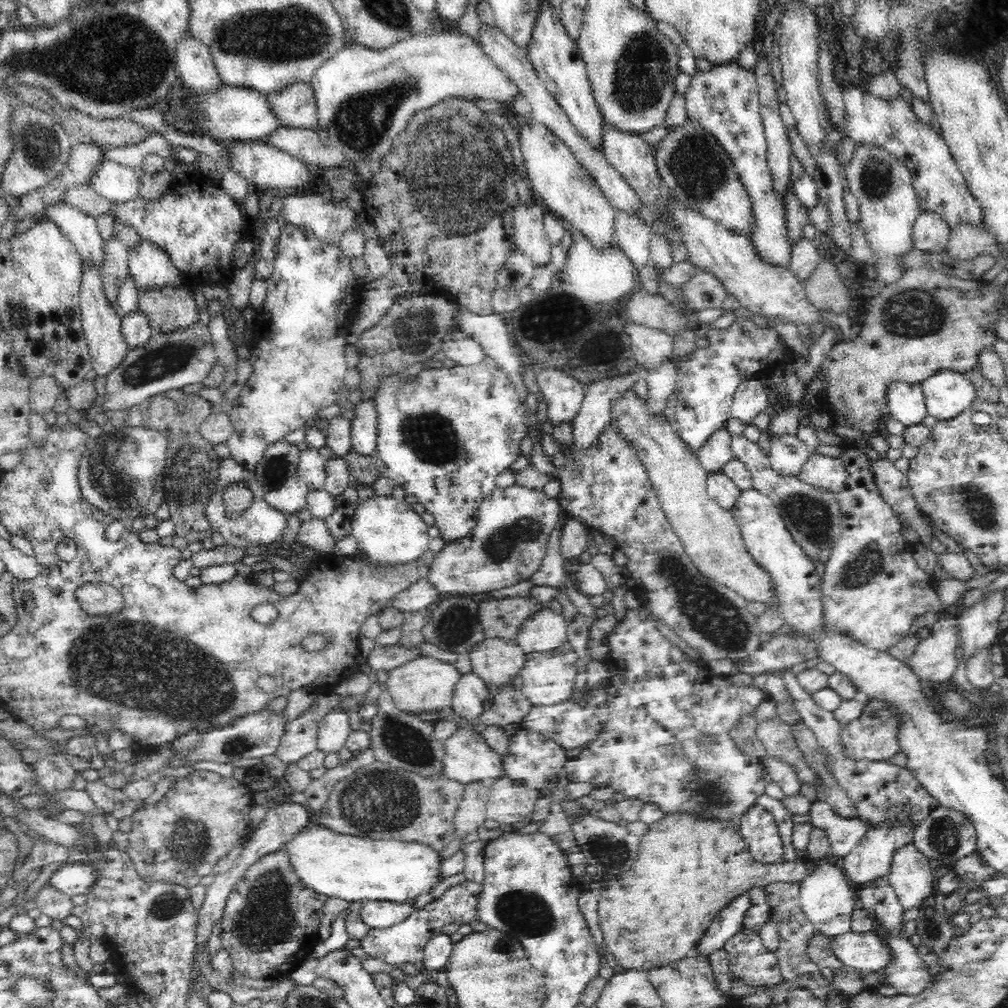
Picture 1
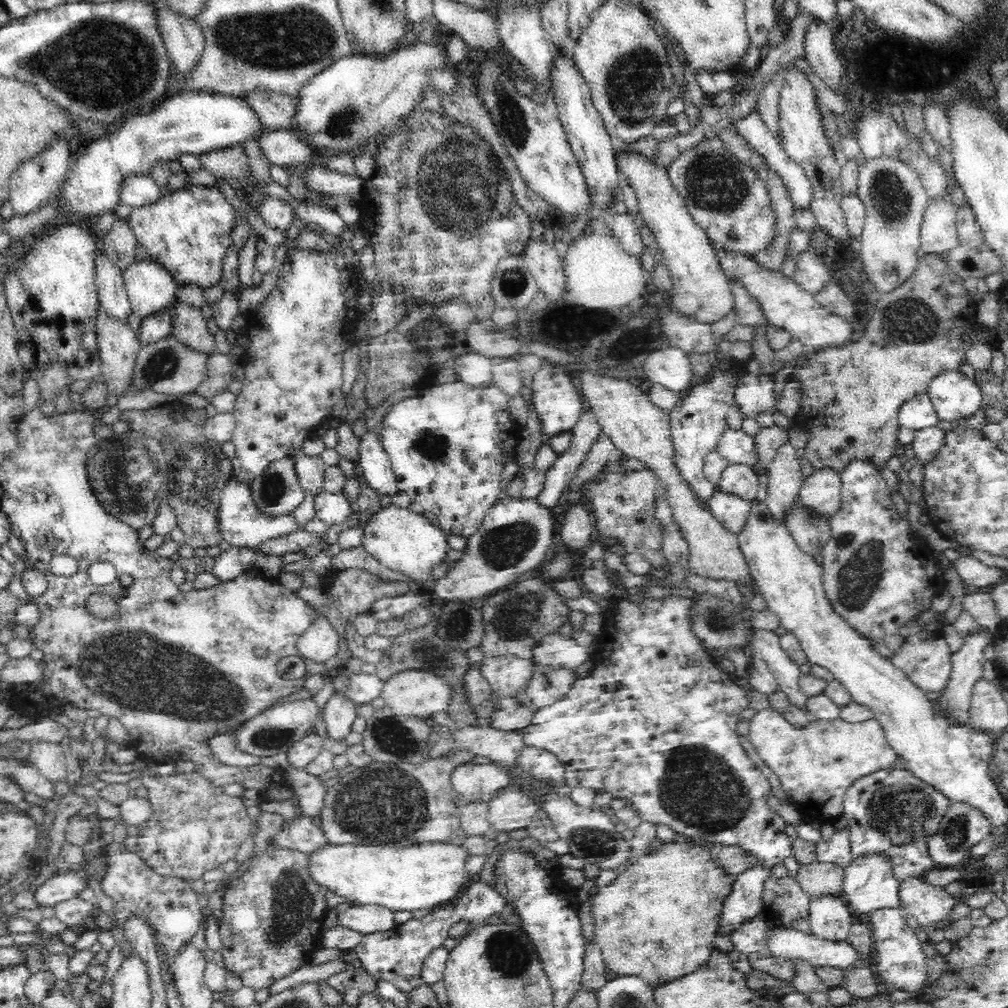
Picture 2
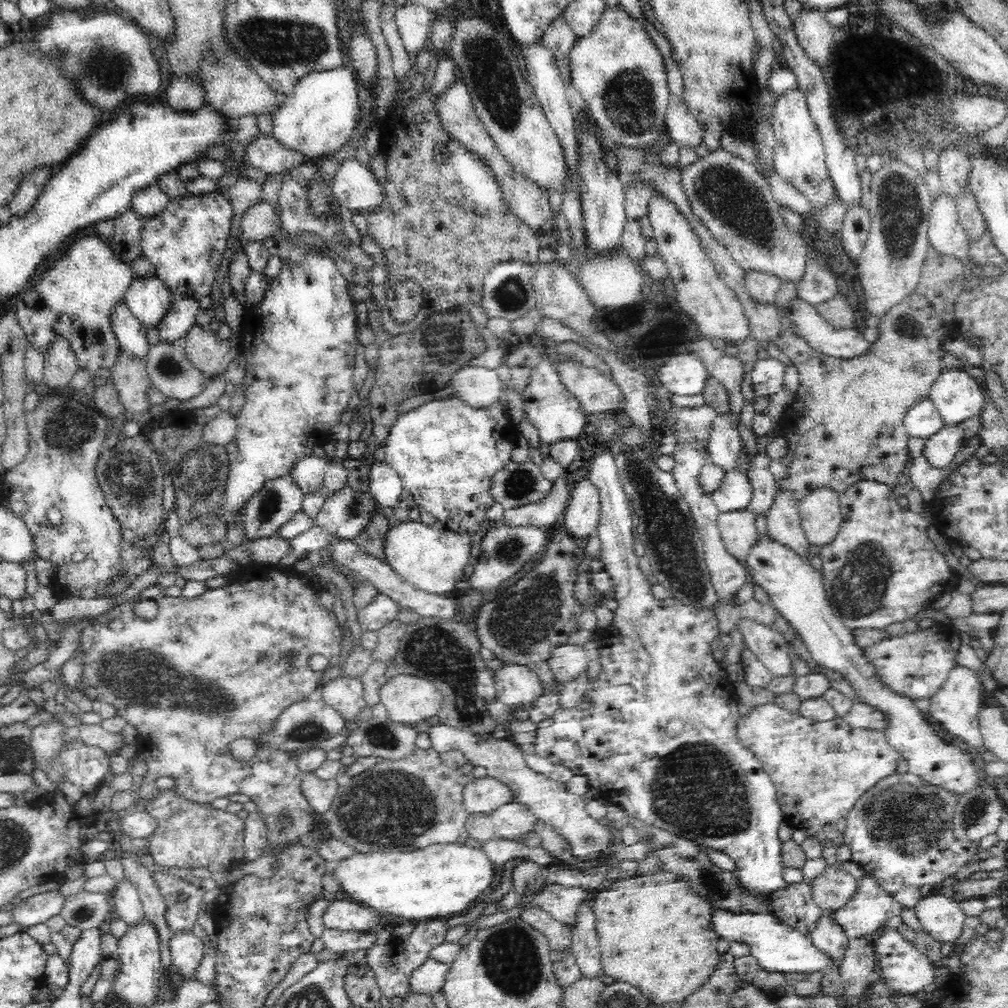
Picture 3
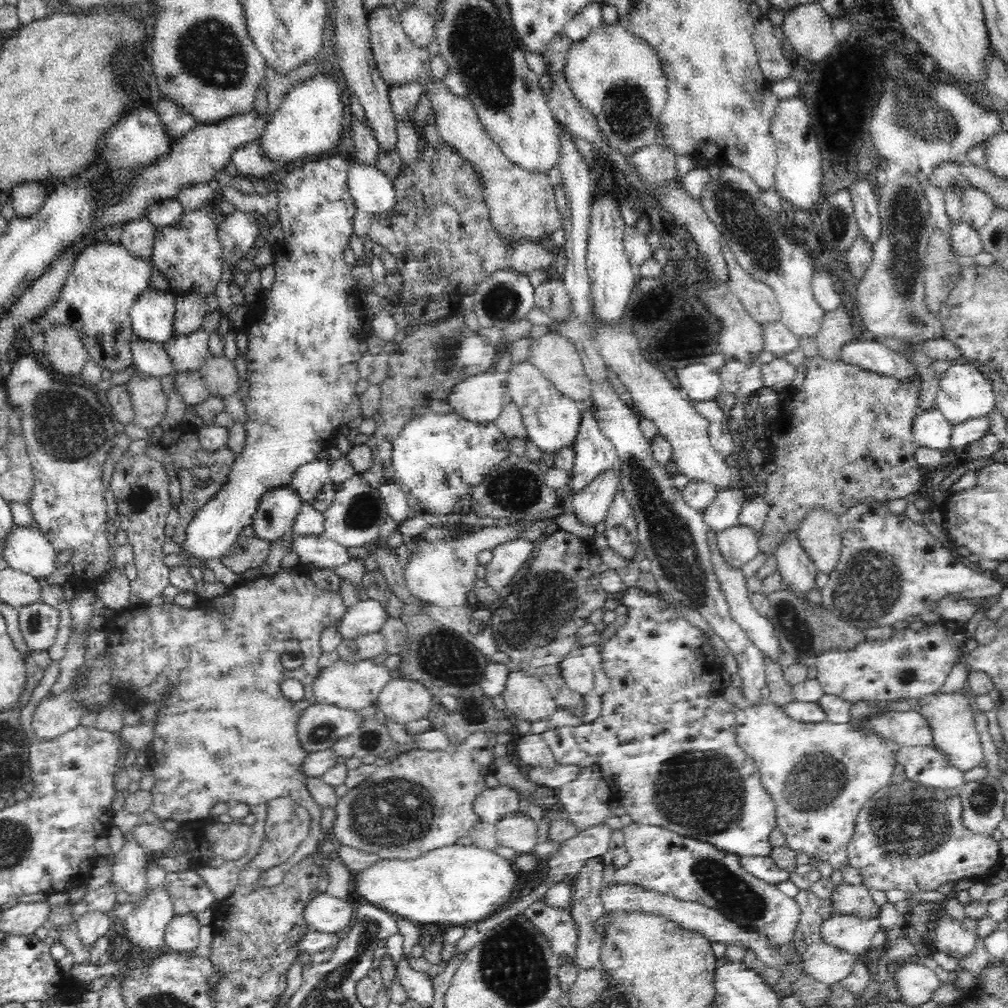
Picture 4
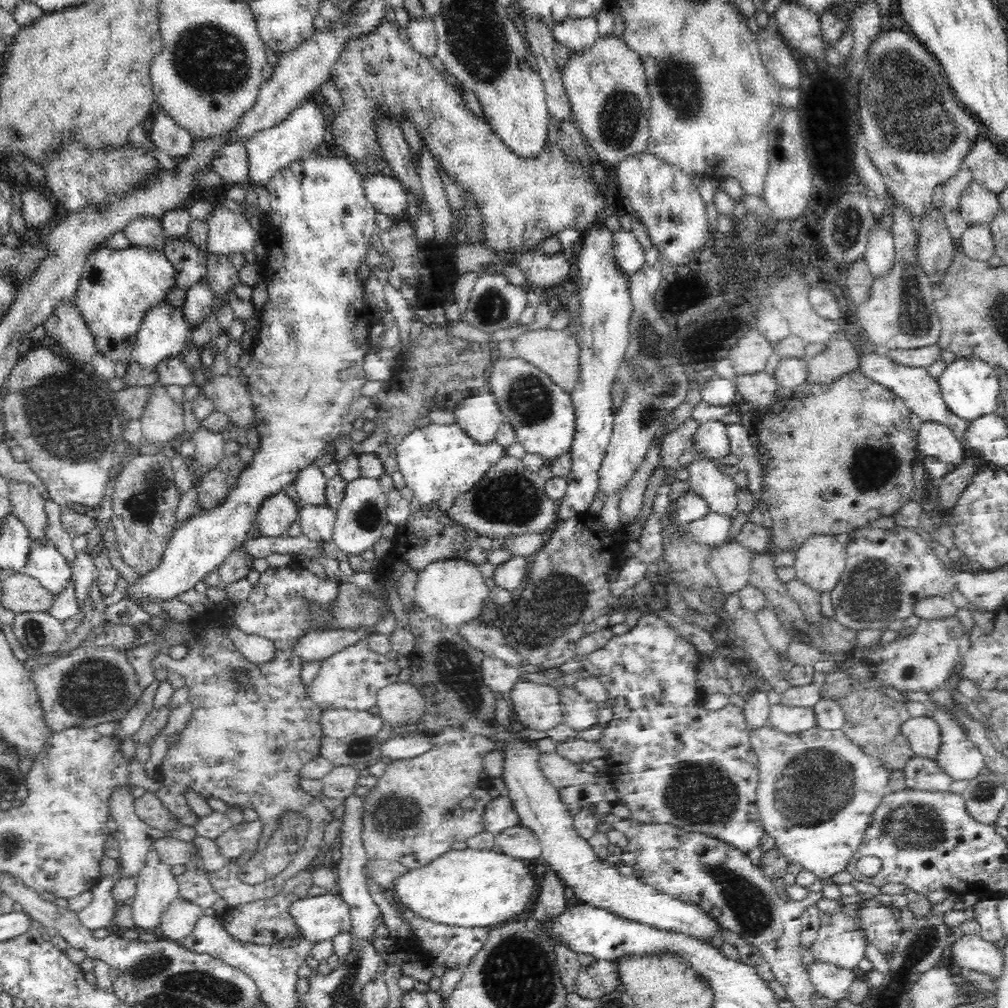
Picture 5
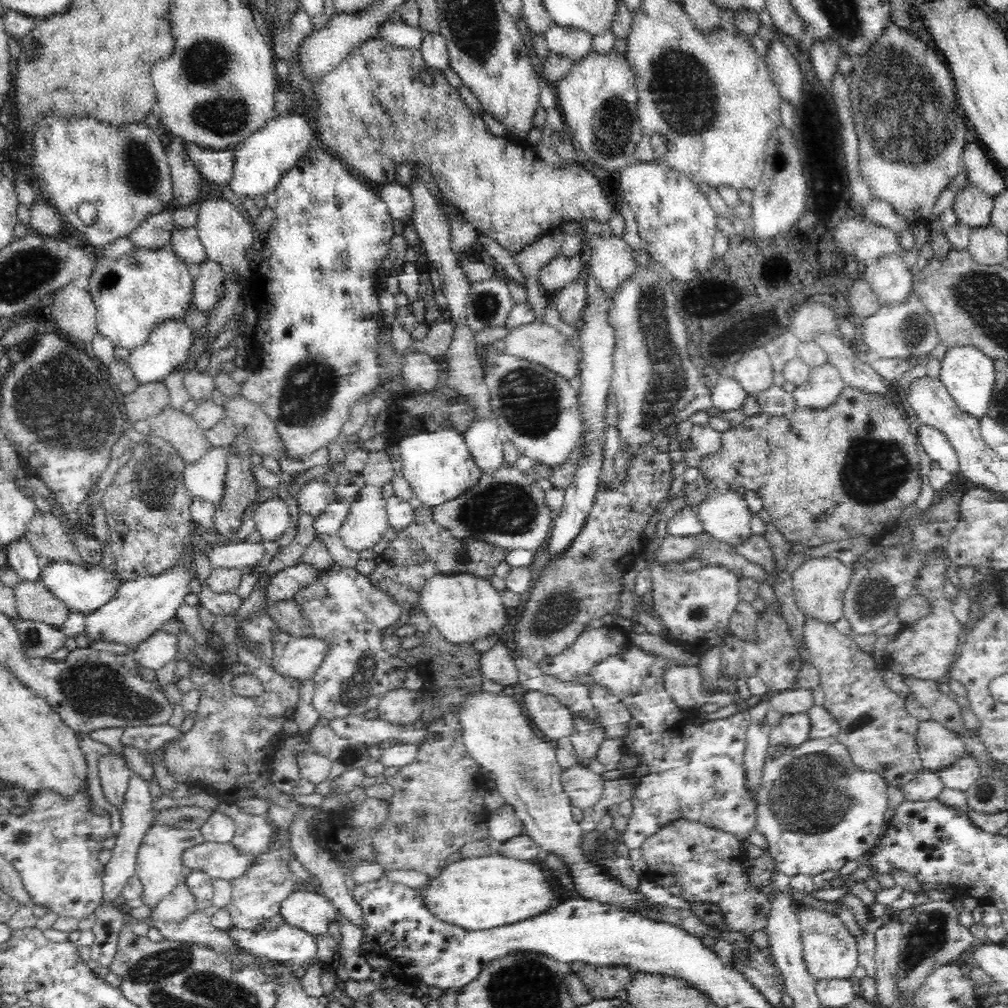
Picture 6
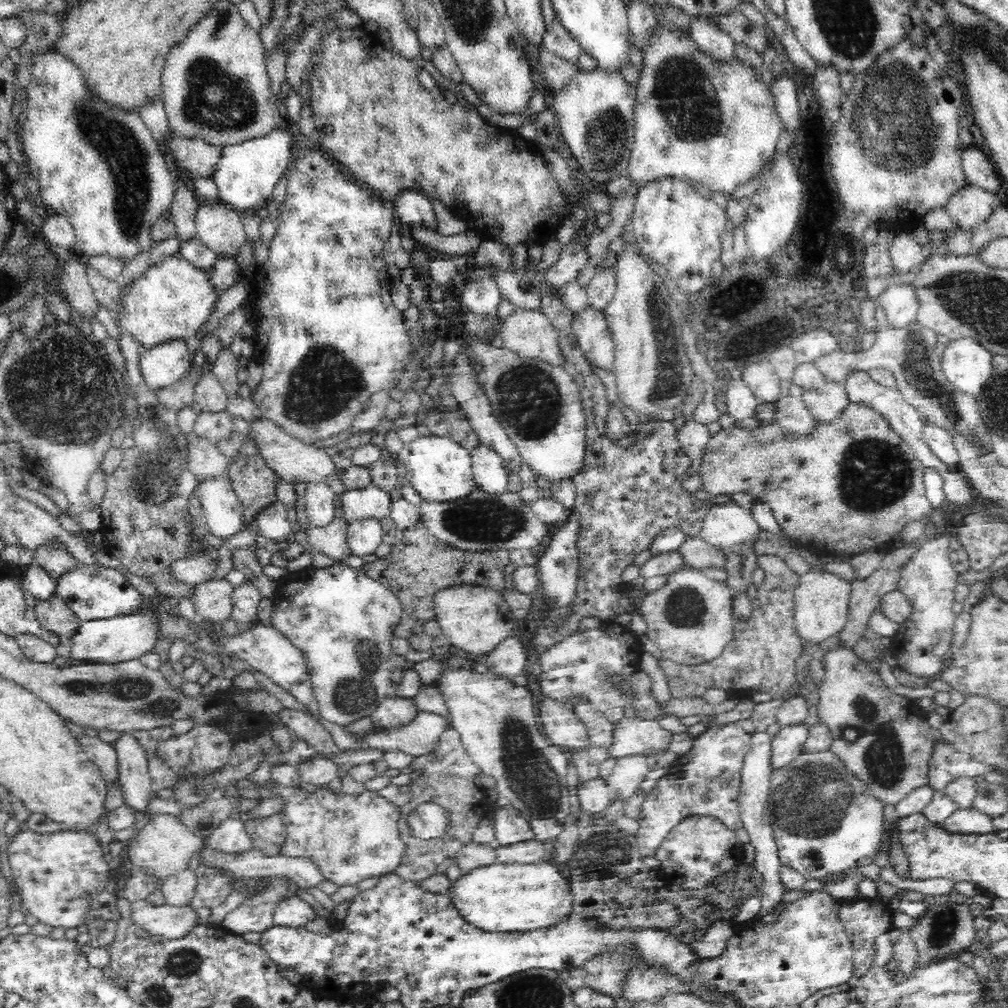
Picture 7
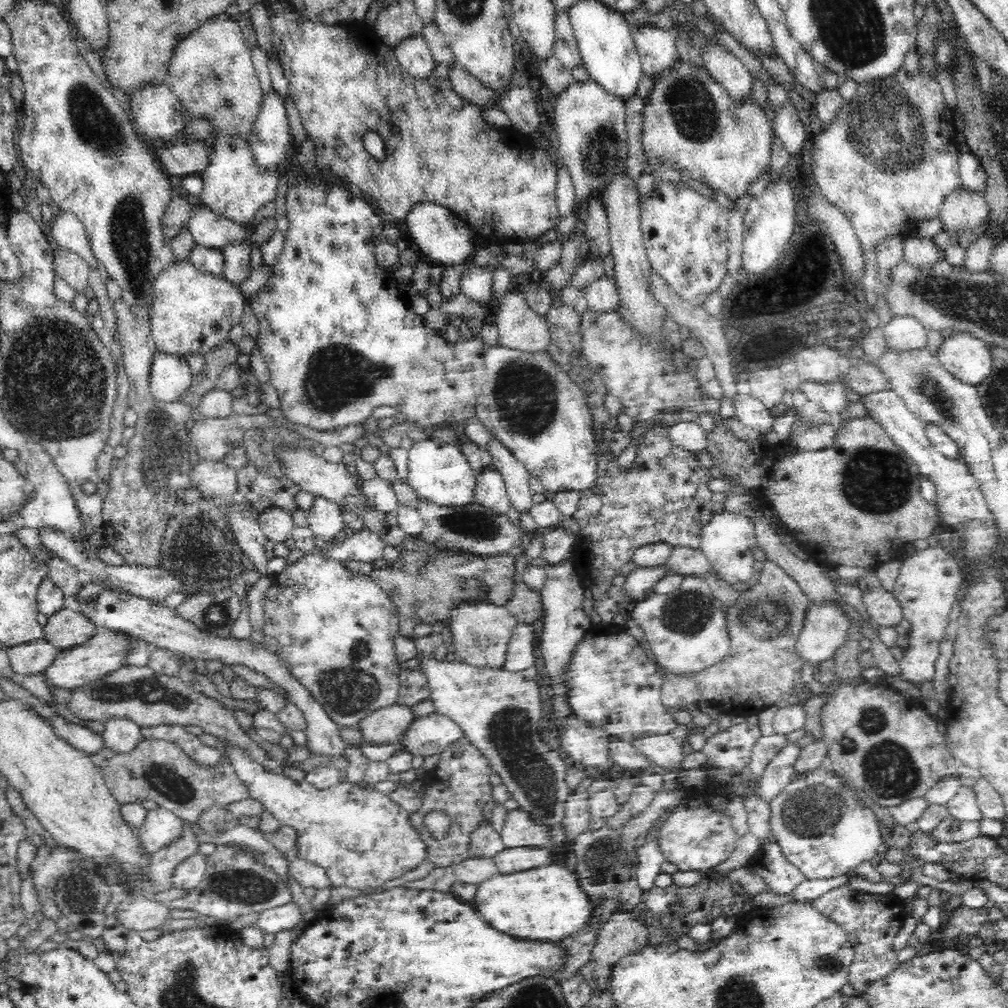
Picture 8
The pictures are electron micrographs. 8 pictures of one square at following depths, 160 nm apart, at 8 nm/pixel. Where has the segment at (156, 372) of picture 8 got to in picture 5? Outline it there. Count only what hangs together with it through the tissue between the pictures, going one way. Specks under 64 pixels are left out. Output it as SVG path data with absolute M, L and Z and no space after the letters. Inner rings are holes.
M162 302L158 308L152 308L138 330L138 340L133 347L131 360L134 360L142 370L148 372L156 371L158 366L162 366L164 362L168 362L170 358L180 357L184 344L189 340L190 330L192 326L188 324L182 311L175 306Z

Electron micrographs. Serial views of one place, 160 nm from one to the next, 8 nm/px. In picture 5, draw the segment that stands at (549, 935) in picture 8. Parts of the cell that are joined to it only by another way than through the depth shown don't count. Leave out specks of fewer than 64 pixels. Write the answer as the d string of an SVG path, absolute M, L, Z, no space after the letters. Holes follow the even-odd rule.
M496 848L490 851L451 849L422 870L410 869L410 872L404 874L391 890L396 891L393 895L396 901L408 905L418 915L438 924L462 928L494 928L508 920L518 919L518 914L522 914L526 908L534 904L534 874L522 860L512 858Z

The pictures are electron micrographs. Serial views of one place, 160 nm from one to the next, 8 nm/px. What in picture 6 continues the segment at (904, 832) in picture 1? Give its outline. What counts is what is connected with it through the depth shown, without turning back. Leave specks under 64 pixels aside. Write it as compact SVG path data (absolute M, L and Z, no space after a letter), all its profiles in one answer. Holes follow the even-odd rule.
M802 904L796 916L799 920L804 968L810 973L815 986L823 981L849 980L859 966L859 953L856 937L850 933L840 917L822 910L822 908L816 908L812 904L810 906Z

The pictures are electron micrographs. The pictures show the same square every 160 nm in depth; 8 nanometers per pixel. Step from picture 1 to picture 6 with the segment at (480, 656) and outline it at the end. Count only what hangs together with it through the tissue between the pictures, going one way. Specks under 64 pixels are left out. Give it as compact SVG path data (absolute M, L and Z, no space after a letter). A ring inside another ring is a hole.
M528 691L522 695L529 720L548 742L571 738L576 732L573 712L555 696Z

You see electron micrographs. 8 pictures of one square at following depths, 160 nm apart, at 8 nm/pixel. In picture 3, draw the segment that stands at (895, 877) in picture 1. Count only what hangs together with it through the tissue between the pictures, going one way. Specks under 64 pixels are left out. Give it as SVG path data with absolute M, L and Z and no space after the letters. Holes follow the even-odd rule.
M925 892L914 907L921 930L930 934L940 945L950 944L955 948L967 917L959 904L956 897Z

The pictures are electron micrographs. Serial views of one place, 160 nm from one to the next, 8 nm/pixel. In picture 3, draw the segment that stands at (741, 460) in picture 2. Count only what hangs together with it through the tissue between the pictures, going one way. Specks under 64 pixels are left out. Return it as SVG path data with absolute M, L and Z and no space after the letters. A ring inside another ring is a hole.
M716 416L712 424L708 450L713 464L726 473L736 468L739 454L743 448L738 428L725 416Z

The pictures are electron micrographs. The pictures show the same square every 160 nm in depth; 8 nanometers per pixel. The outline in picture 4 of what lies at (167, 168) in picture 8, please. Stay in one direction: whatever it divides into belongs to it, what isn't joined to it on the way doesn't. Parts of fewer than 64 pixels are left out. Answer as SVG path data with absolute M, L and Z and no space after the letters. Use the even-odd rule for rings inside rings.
M257 140L236 148L229 162L234 164L239 176L254 177L255 180L270 181L271 174L275 174L282 167L280 162L269 162L267 158L264 158Z

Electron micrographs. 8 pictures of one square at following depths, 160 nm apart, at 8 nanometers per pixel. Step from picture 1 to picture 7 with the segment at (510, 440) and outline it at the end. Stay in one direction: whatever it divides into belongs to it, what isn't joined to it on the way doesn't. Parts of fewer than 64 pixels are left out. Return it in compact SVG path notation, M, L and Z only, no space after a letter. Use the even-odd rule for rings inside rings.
M419 436L404 444L398 454L406 468L406 483L418 493L422 501L449 502L465 498L475 492L472 455L450 437Z

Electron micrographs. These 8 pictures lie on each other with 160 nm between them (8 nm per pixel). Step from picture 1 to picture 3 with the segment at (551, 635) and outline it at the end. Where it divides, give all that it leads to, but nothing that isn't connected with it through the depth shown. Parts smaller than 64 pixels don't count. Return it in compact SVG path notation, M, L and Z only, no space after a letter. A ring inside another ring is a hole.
M568 643L552 650L548 664L559 684L568 684L588 670L588 654L583 645Z

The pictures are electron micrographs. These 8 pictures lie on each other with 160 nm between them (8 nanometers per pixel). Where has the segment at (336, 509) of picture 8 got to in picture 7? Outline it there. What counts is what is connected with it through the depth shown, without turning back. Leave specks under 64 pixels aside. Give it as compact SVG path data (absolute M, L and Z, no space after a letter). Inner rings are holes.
M310 484L304 494L304 511L306 511L306 526L300 525L300 531L327 528L336 518L334 506L336 494L327 485Z

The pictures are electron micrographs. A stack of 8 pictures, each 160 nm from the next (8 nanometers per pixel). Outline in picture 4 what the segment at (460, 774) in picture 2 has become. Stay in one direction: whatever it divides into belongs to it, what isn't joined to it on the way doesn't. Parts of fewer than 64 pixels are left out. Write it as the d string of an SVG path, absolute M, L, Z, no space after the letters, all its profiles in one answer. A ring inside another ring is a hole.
M509 785L487 788L474 800L474 812L480 820L496 826L506 814L519 812L520 795Z

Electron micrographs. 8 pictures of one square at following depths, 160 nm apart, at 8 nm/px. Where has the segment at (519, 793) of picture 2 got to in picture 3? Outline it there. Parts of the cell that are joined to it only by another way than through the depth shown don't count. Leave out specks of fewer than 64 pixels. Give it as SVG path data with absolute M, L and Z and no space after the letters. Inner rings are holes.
M510 802L492 812L496 838L502 840L522 840L524 834L534 831L536 821L527 806L518 802Z

